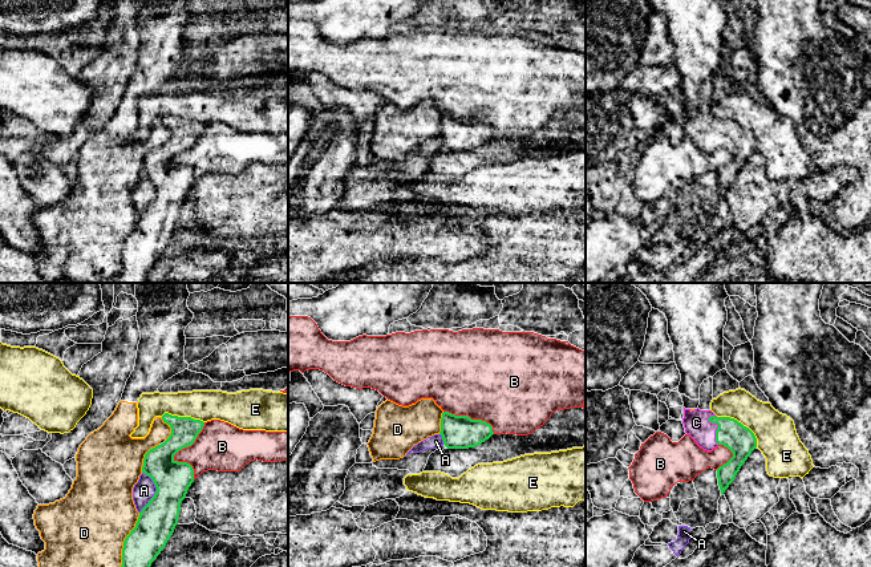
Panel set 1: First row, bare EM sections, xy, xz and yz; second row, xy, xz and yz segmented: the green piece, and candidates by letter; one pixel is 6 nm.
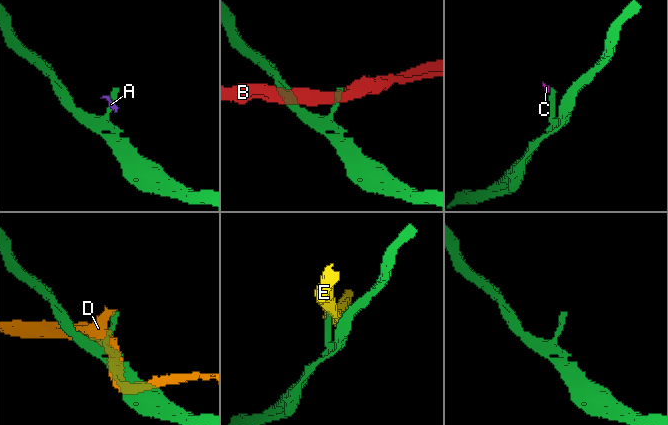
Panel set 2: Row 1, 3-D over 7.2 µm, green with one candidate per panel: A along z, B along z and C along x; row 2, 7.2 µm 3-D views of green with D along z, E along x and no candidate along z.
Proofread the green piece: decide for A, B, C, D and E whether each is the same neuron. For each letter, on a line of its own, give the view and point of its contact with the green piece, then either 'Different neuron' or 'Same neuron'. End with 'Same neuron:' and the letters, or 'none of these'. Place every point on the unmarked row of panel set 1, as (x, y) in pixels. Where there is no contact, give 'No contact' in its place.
A: Touches green at xy (156, 194). Different neuron
B: Touches green at xy (177, 154). Different neuron
C: Touches green at yz (717, 130). Same neuron
D: Touches green at xy (124, 248). Different neuron
E: Touches green at yz (741, 126). Different neuron
Same neuron: C

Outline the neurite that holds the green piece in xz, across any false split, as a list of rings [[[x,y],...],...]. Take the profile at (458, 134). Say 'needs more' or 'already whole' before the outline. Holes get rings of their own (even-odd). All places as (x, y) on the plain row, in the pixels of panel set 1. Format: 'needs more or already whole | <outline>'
already whole | [[[443,114],[439,137],[447,151],[469,151],[489,142],[494,134],[493,129],[486,123]]]

